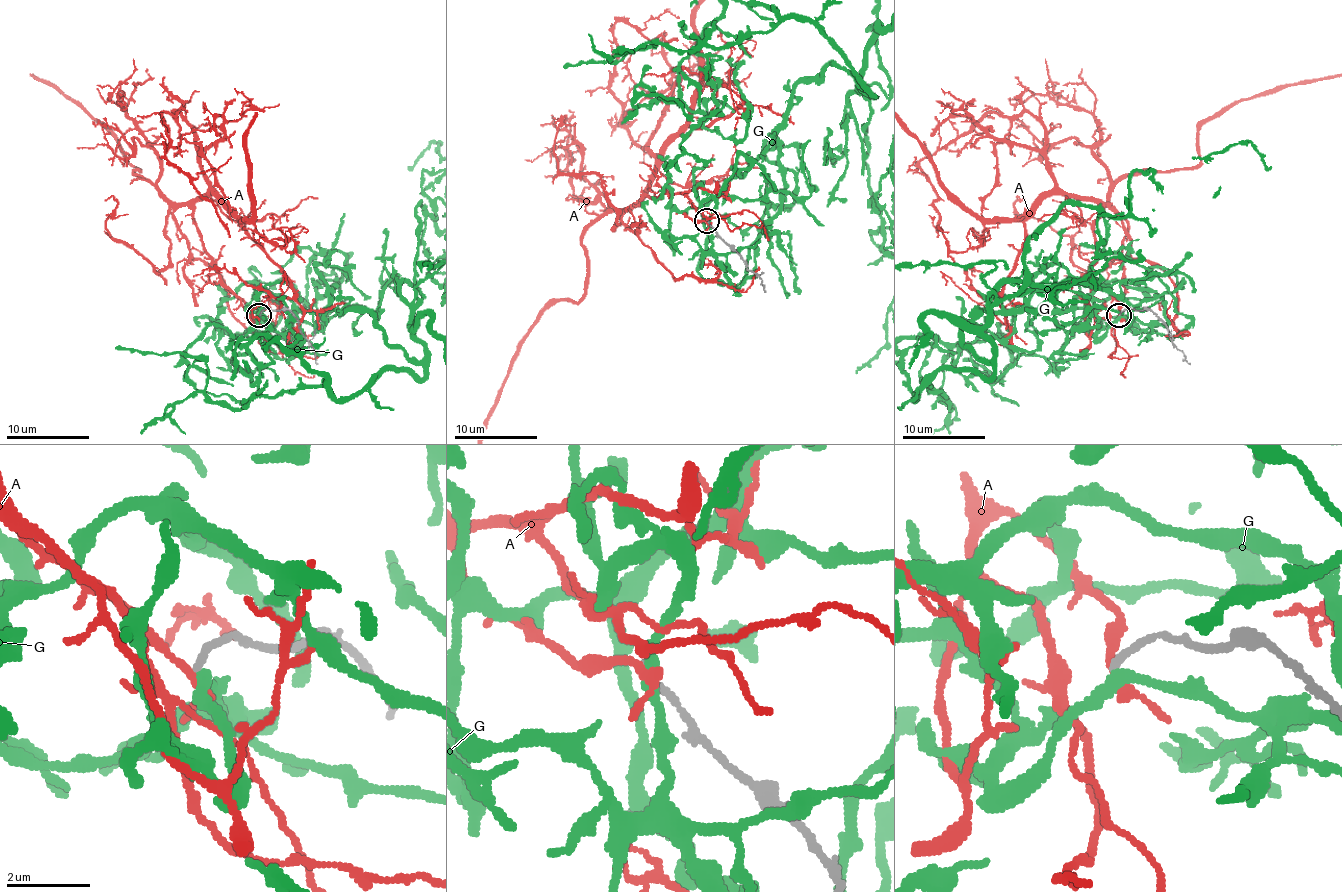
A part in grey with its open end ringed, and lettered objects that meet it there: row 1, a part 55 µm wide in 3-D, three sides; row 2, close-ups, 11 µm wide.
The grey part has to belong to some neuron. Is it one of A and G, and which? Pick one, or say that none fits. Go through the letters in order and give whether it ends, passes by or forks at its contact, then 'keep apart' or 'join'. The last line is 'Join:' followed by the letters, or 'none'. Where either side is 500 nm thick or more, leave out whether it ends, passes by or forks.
A: it passes by; keep apart
G: it passes by; keep apart
Join: none

